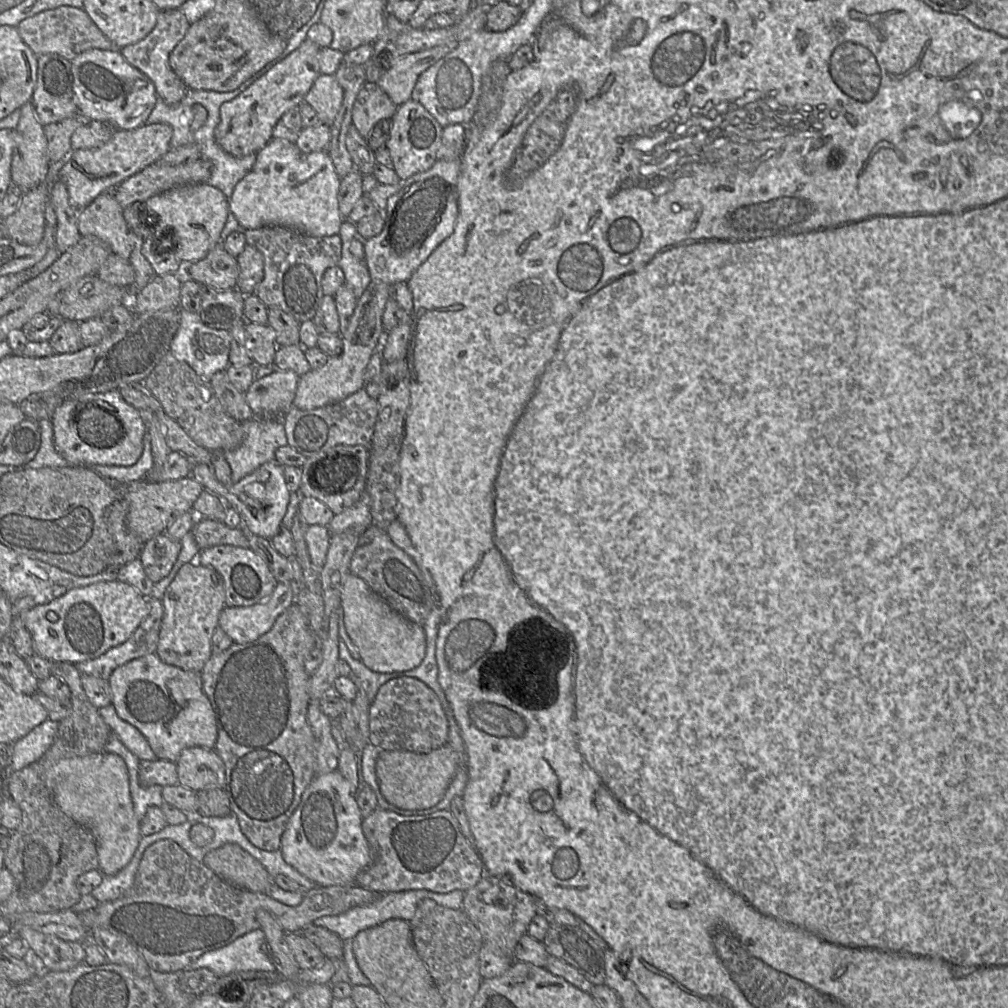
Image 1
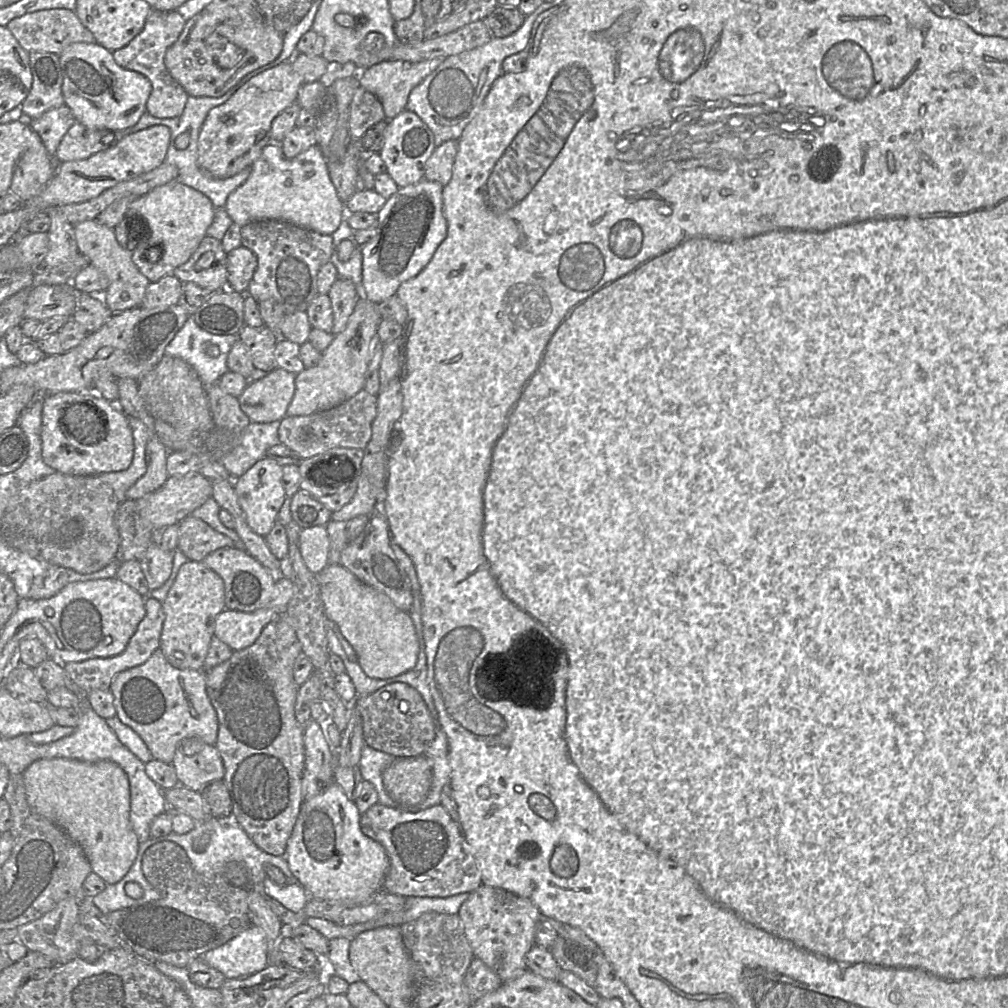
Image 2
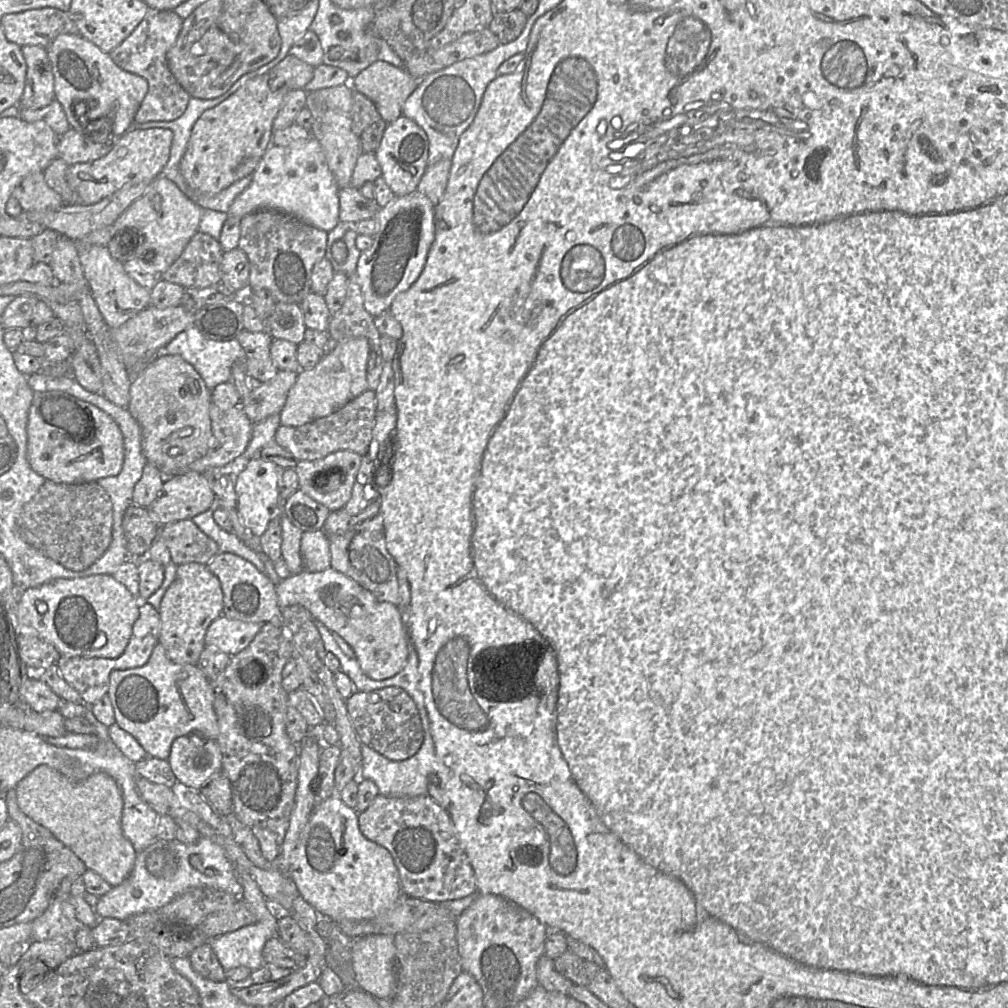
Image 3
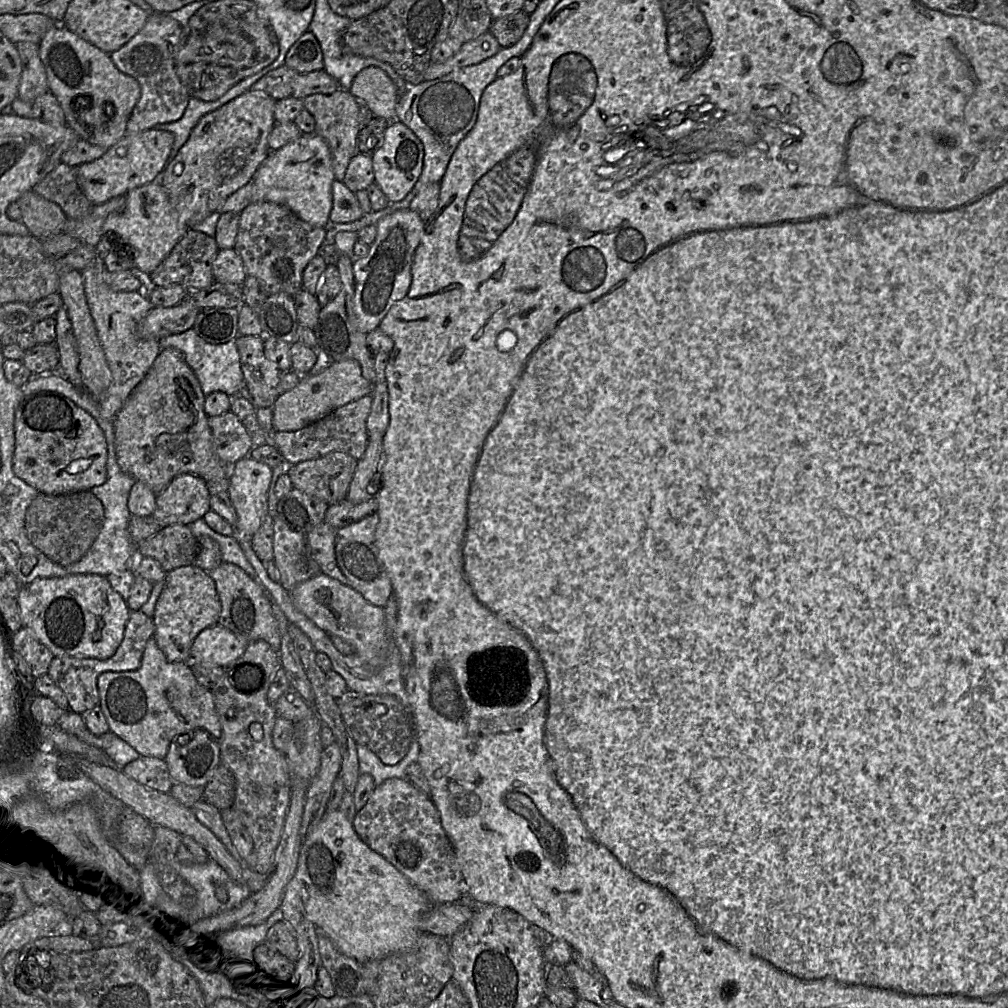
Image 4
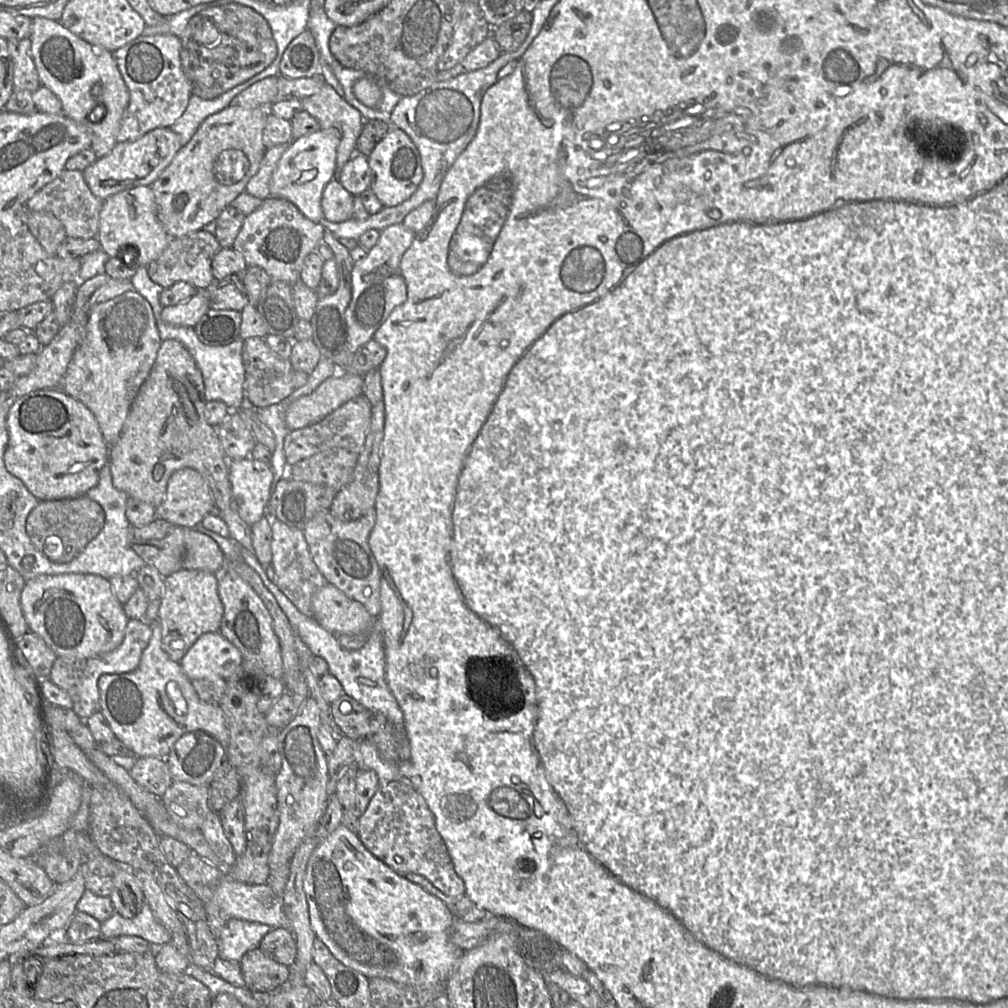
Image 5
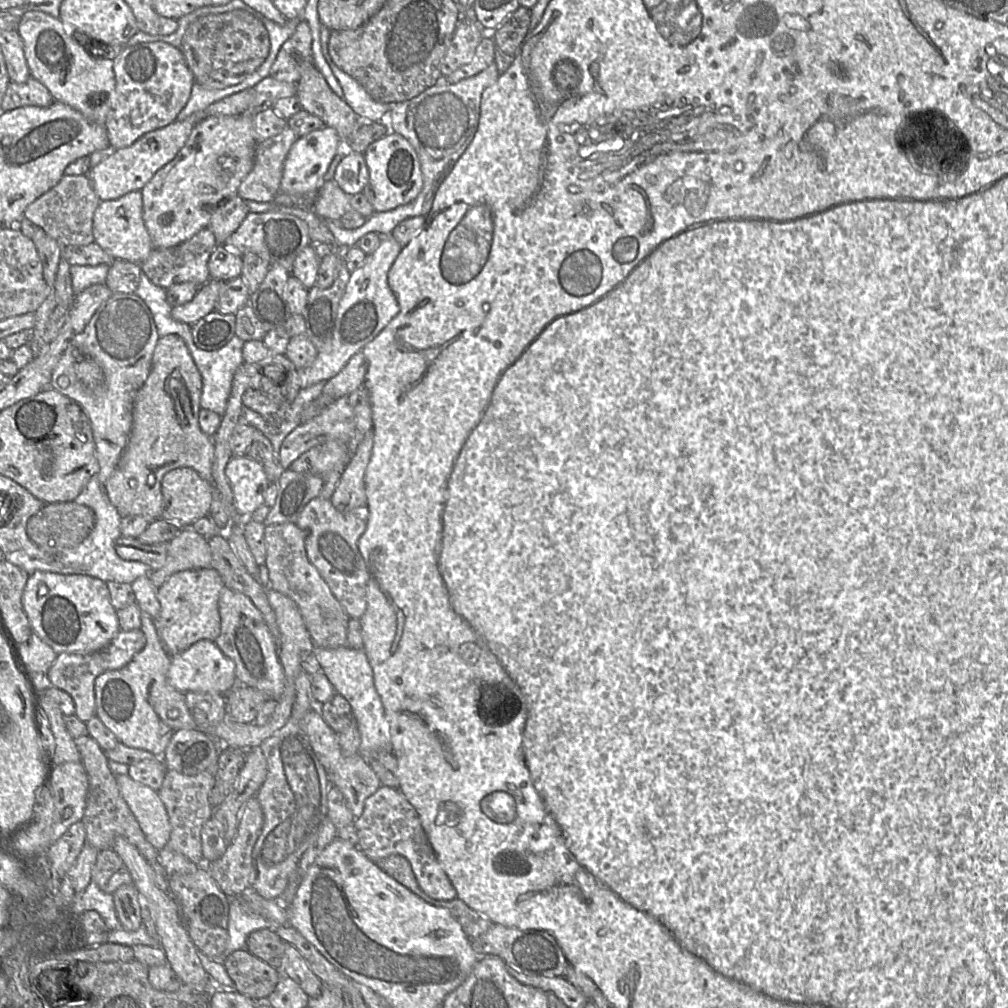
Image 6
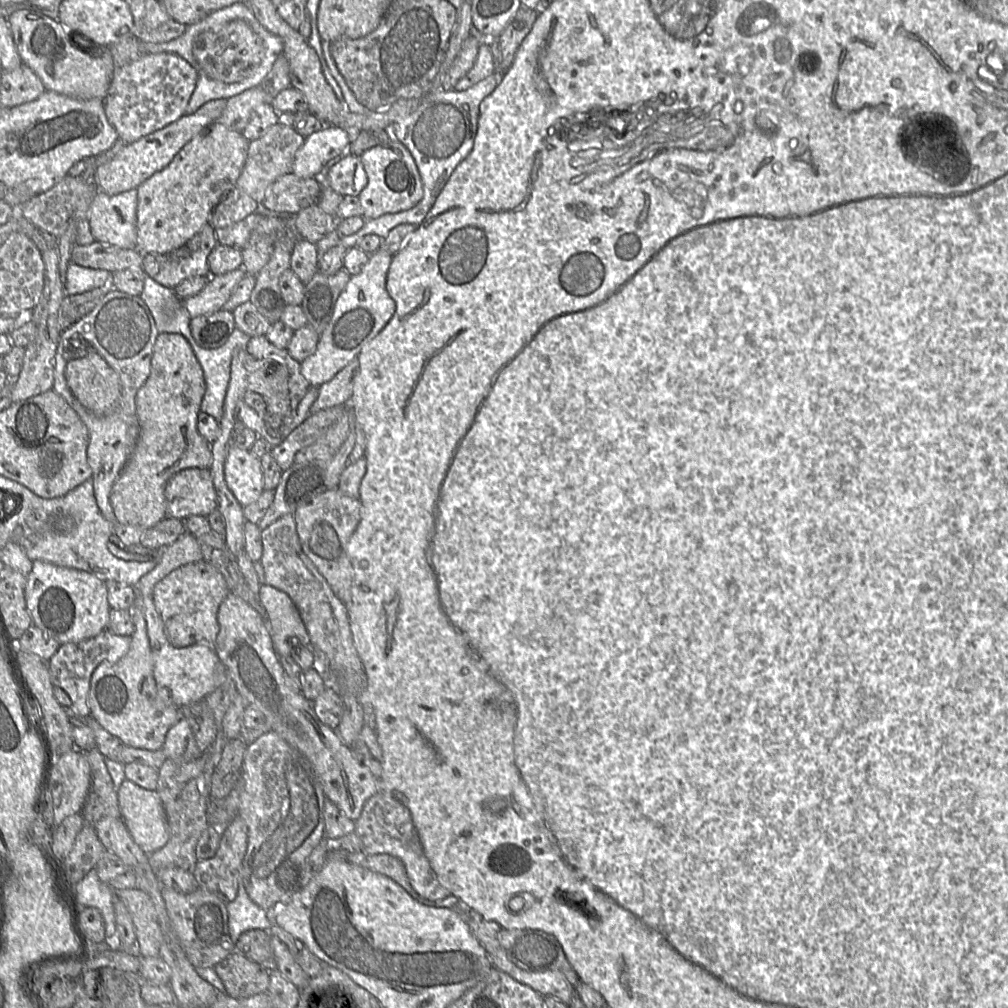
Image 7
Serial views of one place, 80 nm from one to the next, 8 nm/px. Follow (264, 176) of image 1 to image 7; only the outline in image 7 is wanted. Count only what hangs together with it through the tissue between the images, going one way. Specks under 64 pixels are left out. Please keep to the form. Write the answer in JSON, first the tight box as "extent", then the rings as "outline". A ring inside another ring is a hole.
{"extent":[292,126,354,178],"outline":[[[335,126],[324,127],[305,138],[297,150],[292,173],[301,178],[314,178],[332,158],[347,153],[354,134]]]}

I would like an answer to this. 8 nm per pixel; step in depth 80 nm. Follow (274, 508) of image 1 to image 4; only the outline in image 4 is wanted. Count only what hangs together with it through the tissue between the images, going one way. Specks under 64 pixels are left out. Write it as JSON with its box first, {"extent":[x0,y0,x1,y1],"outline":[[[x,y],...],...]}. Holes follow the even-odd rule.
{"extent":[228,456,273,536],"outline":[[[247,456],[230,467],[228,493],[237,514],[236,536],[252,536],[268,512],[268,492],[273,471]]]}

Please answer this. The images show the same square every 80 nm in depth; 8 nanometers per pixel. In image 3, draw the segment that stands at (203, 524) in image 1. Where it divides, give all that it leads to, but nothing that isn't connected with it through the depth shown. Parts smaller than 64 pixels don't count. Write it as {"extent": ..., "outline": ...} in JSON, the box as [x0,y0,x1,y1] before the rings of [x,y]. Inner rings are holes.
{"extent":[158,519,219,565],"outline":[[[192,519],[161,526],[158,540],[167,546],[171,562],[181,565],[185,563],[209,563],[219,553],[217,543],[203,533]]]}

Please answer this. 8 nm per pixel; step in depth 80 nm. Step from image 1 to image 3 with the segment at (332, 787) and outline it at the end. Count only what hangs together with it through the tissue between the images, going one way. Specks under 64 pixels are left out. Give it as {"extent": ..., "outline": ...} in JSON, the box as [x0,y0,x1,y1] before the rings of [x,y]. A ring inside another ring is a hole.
{"extent":[290,795,403,921],"outline":[[[331,795],[318,802],[292,855],[290,877],[302,898],[321,916],[332,921],[368,920],[387,911],[403,895],[399,872],[387,849],[368,840],[359,830],[358,812],[339,797]]]}

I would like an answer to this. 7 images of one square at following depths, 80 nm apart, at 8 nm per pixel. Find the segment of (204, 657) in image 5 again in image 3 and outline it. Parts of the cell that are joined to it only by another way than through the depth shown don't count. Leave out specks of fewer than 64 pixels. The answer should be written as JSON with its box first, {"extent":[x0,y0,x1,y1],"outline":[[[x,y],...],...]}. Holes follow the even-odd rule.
{"extent":[205,614,265,656],"outline":[[[221,614],[208,626],[205,644],[234,656],[250,644],[262,624],[265,623],[243,622]]]}

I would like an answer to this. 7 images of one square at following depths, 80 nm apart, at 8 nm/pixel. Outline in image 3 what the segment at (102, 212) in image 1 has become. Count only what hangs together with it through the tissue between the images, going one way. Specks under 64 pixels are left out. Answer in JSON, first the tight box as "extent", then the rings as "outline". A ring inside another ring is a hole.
{"extent":[79,246,150,329],"outline":[[[107,246],[82,247],[79,259],[90,293],[109,329],[121,326],[150,306],[150,289],[136,283],[126,273],[124,263],[111,256]]]}

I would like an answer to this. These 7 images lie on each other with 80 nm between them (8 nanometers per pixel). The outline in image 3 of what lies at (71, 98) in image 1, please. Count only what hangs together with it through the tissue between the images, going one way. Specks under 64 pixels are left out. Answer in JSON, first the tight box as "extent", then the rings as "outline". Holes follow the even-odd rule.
{"extent":[20,46,55,109],"outline":[[[21,46],[27,65],[26,82],[20,107],[40,109],[55,99],[54,74],[47,47]]]}

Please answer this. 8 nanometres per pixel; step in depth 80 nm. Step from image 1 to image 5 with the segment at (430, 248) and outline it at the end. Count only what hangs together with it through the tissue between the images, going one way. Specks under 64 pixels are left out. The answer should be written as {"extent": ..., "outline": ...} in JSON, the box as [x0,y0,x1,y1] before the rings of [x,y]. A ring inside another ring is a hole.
{"extent":[345,223,415,352],"outline":[[[403,223],[387,226],[380,231],[378,241],[367,252],[366,257],[353,264],[352,296],[345,311],[347,342],[351,352],[357,352],[372,339],[392,310],[405,302],[407,287],[400,262],[414,237],[415,234]]]}

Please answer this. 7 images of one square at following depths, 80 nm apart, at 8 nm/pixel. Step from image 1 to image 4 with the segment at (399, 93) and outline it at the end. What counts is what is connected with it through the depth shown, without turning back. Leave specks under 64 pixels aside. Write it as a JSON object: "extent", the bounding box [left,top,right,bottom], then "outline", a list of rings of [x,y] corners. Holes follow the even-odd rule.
{"extent":[351,66,399,122],"outline":[[[369,66],[360,71],[352,81],[351,94],[364,102],[374,117],[387,122],[395,120],[399,90],[385,71],[376,66]]]}

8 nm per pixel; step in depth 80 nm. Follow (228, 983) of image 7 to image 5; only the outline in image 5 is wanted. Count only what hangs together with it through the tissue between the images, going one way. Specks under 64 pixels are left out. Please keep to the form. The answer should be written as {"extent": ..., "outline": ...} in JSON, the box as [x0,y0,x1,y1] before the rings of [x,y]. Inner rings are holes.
{"extent":[239,947,290,994],"outline":[[[259,947],[247,951],[239,962],[244,982],[254,994],[275,990],[288,980],[290,966],[268,957]]]}

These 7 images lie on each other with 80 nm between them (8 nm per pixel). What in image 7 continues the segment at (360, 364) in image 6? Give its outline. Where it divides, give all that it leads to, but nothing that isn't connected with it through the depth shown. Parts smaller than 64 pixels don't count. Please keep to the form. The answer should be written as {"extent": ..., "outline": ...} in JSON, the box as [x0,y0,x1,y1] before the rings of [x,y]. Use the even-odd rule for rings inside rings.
{"extent":[310,357,358,413],"outline":[[[357,357],[340,370],[331,380],[318,387],[318,396],[313,403],[310,413],[326,409],[335,405],[346,405],[353,391],[353,379],[358,371]]]}

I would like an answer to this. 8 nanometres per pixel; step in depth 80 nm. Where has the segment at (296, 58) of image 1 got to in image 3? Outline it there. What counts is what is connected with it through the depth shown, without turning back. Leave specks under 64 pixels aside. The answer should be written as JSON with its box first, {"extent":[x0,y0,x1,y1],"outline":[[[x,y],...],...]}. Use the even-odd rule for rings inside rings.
{"extent":[179,73,289,195],"outline":[[[268,73],[254,77],[195,122],[179,166],[192,189],[213,195],[252,175],[272,143],[273,121],[289,92],[286,88],[271,90],[268,81]]]}

